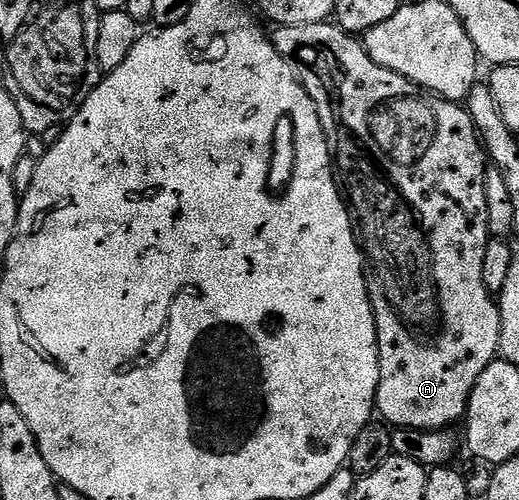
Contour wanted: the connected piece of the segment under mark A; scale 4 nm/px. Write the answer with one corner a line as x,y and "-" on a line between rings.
321,23
319,25
282,25
279,26
271,34
274,47
278,51
278,55
282,55
282,59
286,59
292,64
292,70
297,79
302,83
304,90
310,95
310,99
314,99
314,107
320,116
320,122
324,128
324,134
328,140
328,150
332,153
332,163
336,180
340,187
340,192
348,206
348,213
352,216
352,228
356,230
356,239
360,242
360,251
364,255
364,263
366,266
366,276
368,279
368,294
372,300
372,310
374,311
374,319
376,320
376,338
378,339
378,351
380,352
380,378
378,379
378,391
376,392
375,412
380,413
386,420
396,429
438,429
447,430
448,425
452,425
456,420
463,418
468,412
468,400
474,391
474,383
478,383
478,375
482,375
482,371
486,371
486,367
490,367
492,361
497,360
500,352
500,336
502,335
502,319
500,318
500,307
497,298
486,287
486,283
482,279
482,258
486,256
486,247
490,240
488,232
488,220
486,219
486,175
490,168
490,162
484,152
484,146
480,143
480,135
476,132
476,124
470,119
467,108
463,104
447,101
444,97
437,97
436,94
428,92
420,85
415,85
413,81
408,81
402,75
398,75
394,71
390,71
386,67
382,67
378,63
374,63
374,59
370,59
370,55
364,50
363,44
353,34
344,32
339,25
335,23

